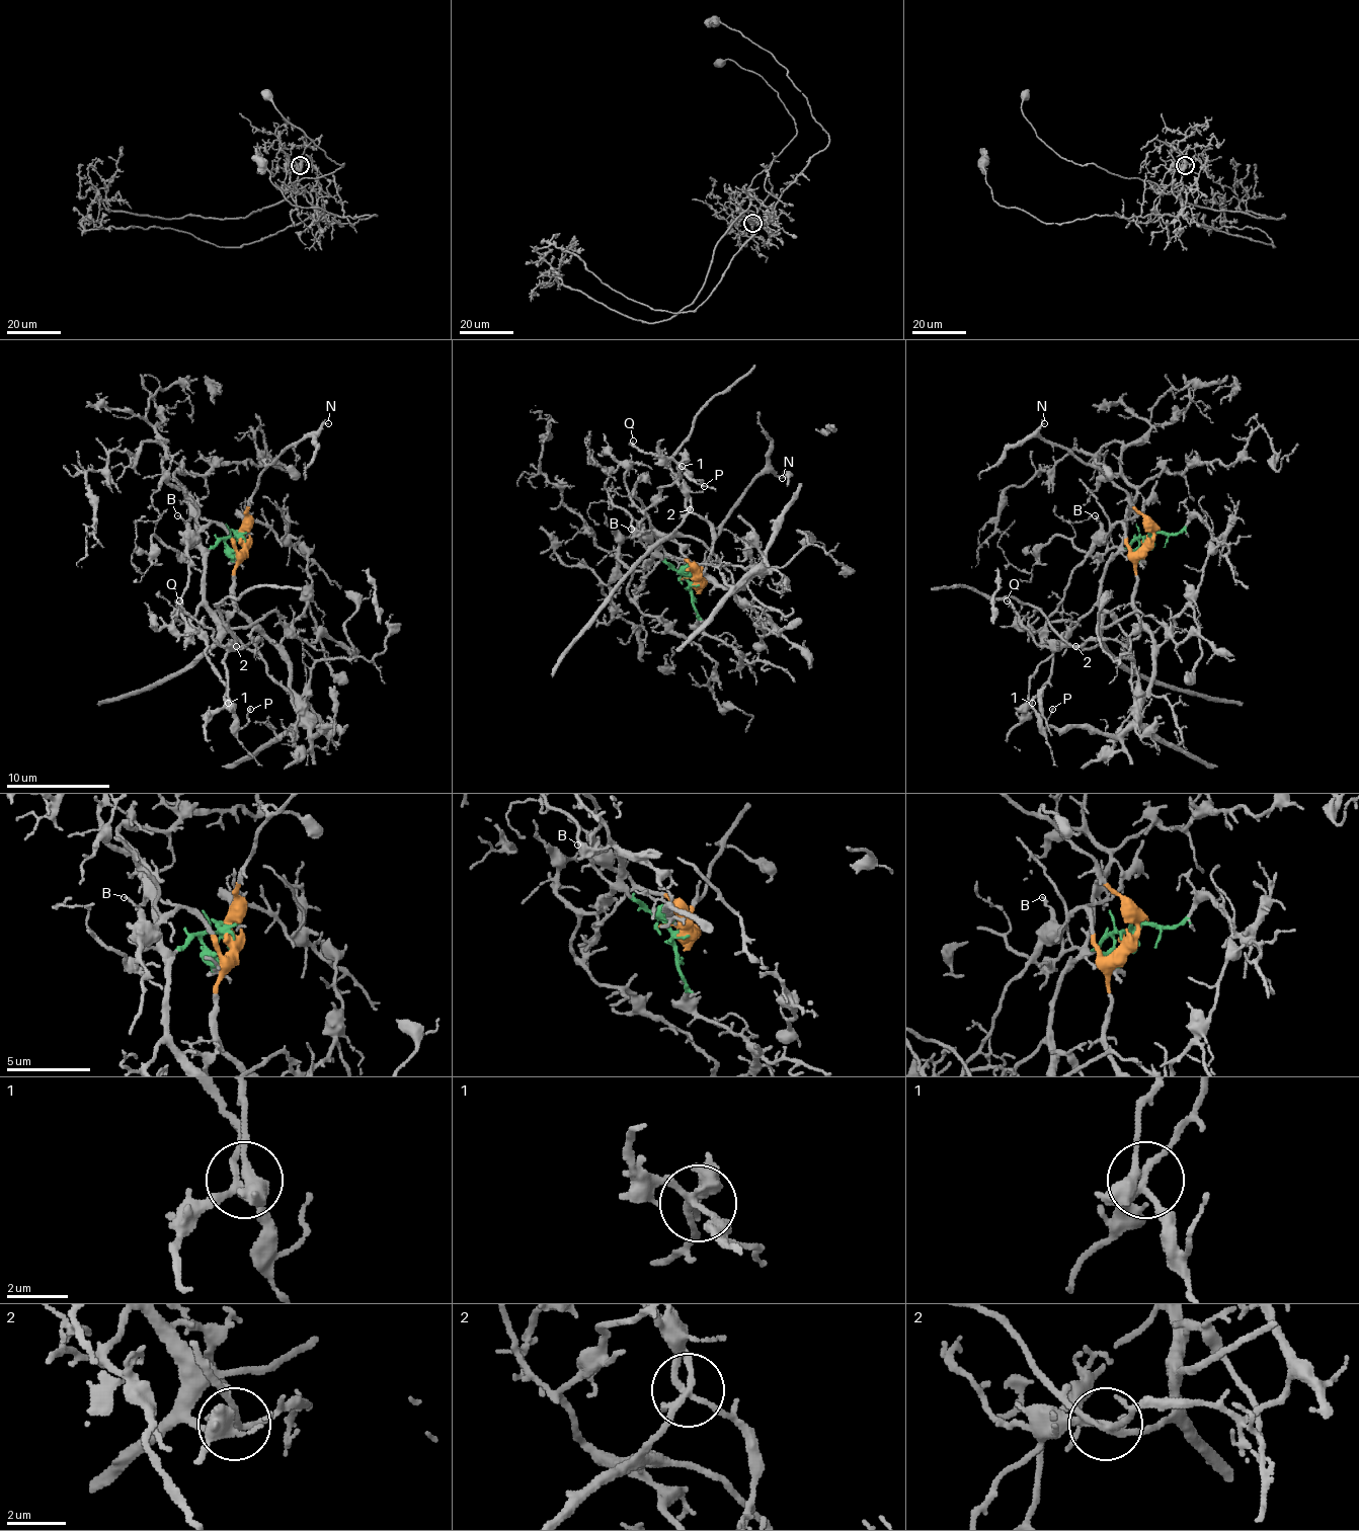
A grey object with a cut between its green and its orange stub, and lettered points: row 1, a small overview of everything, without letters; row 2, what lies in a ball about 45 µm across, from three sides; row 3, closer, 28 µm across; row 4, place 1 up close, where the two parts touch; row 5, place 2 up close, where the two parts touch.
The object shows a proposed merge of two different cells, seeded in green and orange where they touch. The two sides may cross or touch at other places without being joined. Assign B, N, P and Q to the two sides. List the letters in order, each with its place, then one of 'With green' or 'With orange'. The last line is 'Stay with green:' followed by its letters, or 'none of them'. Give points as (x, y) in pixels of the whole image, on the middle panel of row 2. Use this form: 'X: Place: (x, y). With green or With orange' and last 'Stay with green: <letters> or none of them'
B: Place: (631, 529). With orange
N: Place: (782, 478). With orange
P: Place: (704, 486). With green
Q: Place: (633, 440). With orange
Stay with green: P

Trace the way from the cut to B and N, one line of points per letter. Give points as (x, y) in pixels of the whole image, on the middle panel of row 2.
B: (694, 585), (697, 572), (692, 567), (632, 528)
N: (694, 585), (712, 541), (723, 531), (728, 512), (758, 476), (770, 474), (782, 479)

